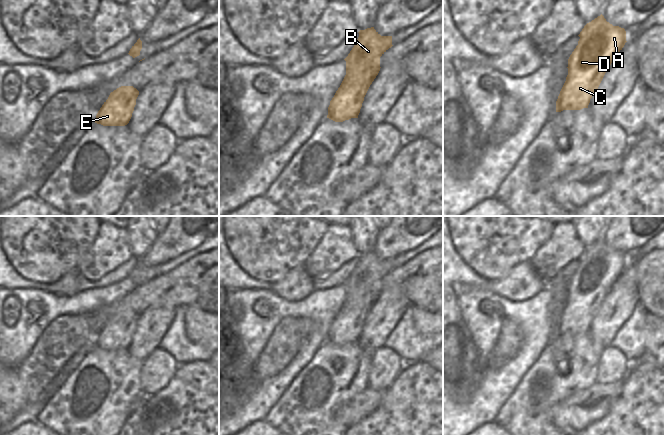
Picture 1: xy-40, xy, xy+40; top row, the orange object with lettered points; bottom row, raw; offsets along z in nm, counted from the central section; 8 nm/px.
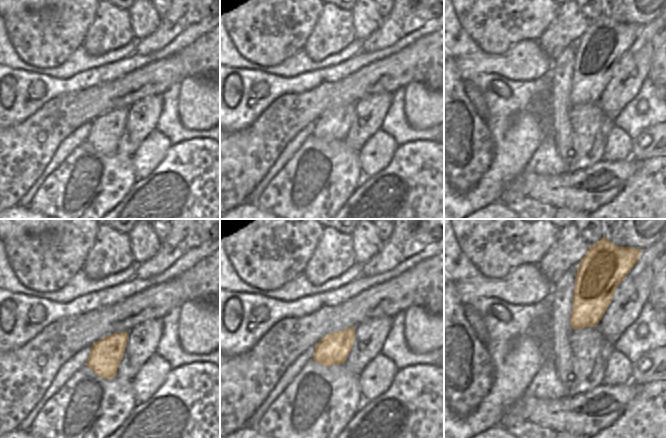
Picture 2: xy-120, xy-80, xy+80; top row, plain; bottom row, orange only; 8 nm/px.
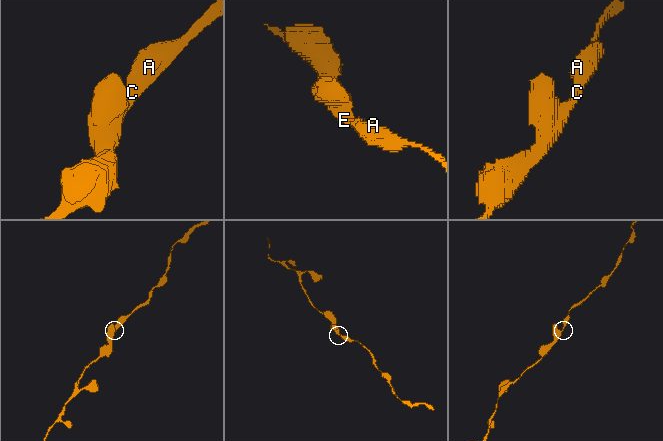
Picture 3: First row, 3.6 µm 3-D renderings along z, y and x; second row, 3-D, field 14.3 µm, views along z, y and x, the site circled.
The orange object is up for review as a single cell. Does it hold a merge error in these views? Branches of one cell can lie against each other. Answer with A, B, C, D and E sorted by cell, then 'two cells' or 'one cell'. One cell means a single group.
A B C D E | one cell

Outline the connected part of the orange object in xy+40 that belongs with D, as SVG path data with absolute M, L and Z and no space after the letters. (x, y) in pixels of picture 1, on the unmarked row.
M602 238L587 247L578 260L578 269L568 283L568 299L556 325L556 336L588 332L606 295L627 266L625 253L613 250Z

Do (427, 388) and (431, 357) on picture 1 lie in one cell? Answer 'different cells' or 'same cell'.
different cells

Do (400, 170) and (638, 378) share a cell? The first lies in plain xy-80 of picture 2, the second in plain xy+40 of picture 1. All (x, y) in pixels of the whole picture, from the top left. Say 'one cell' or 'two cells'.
one cell

